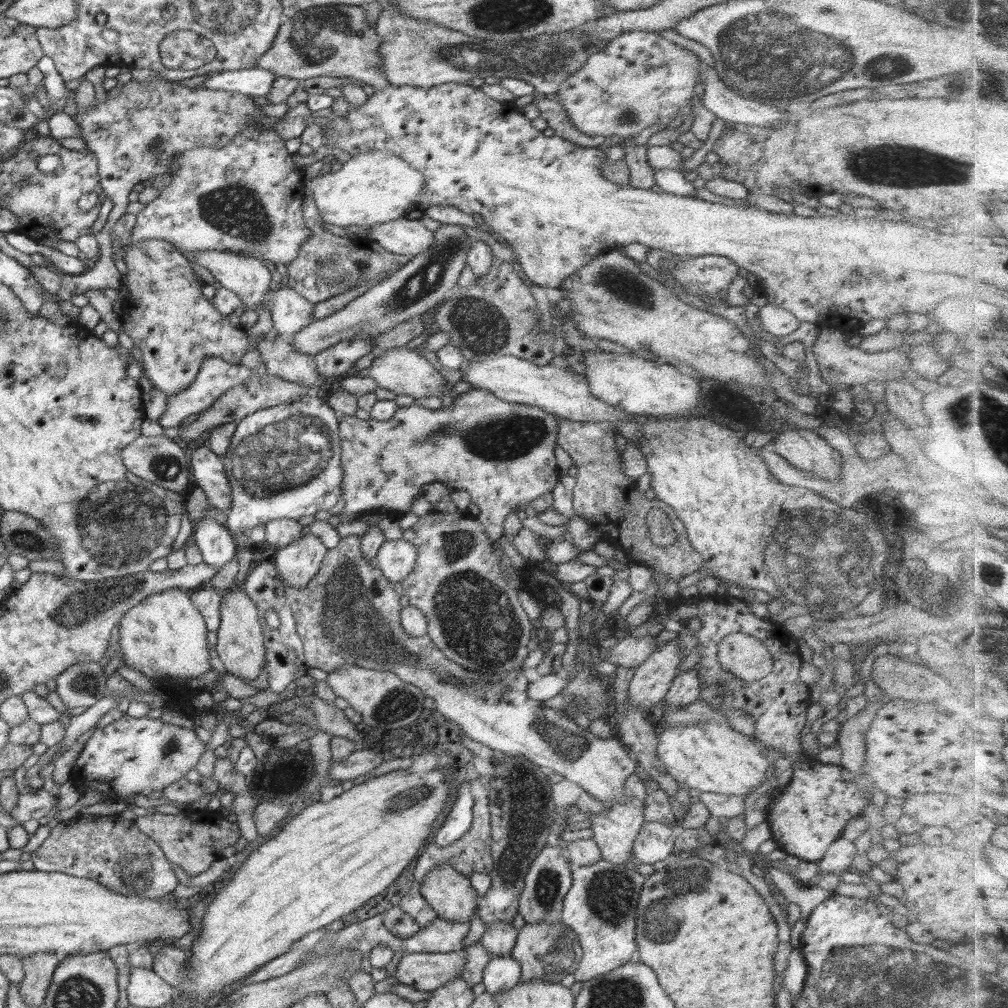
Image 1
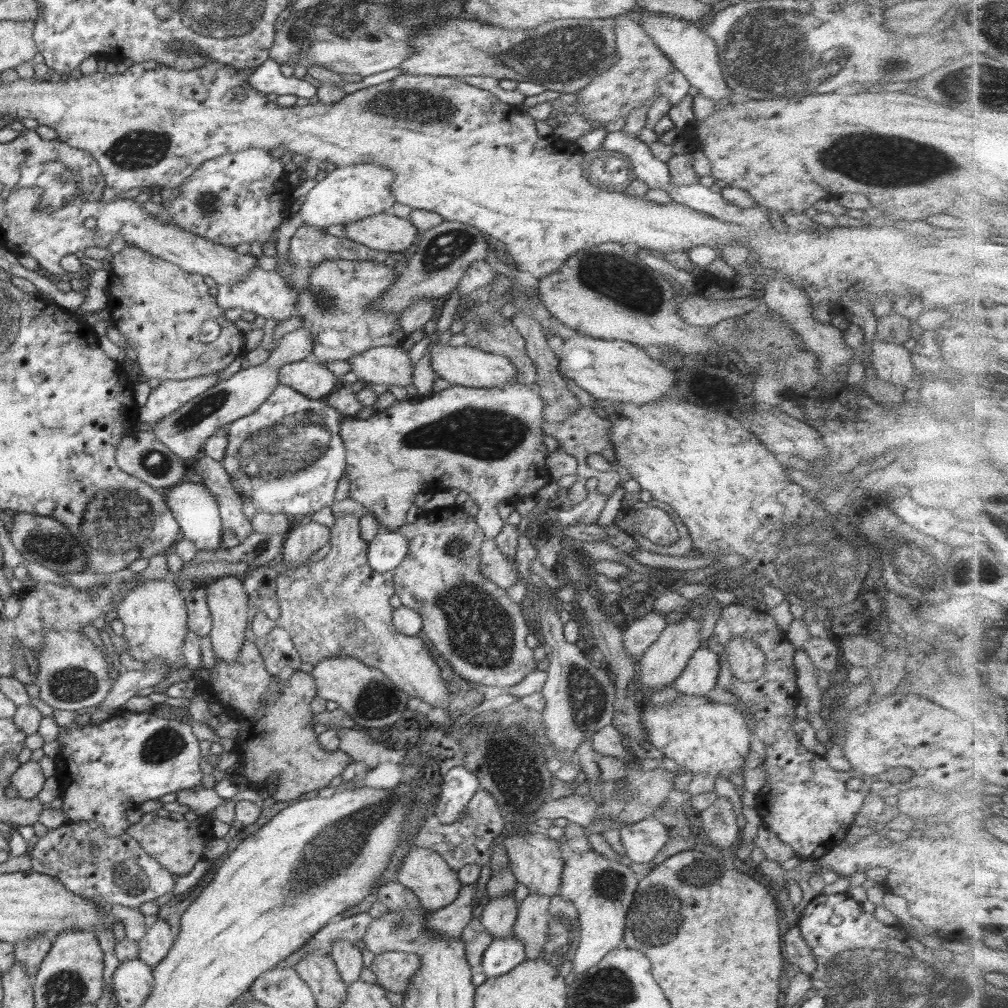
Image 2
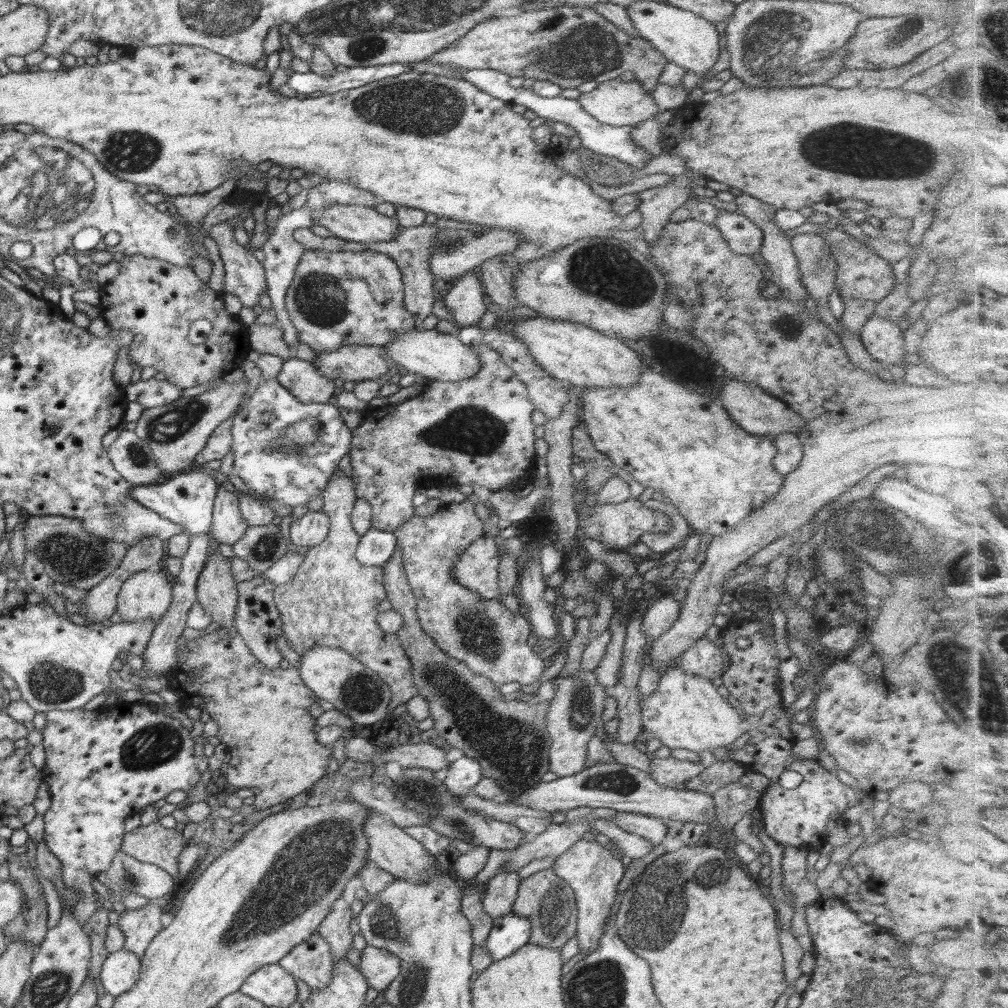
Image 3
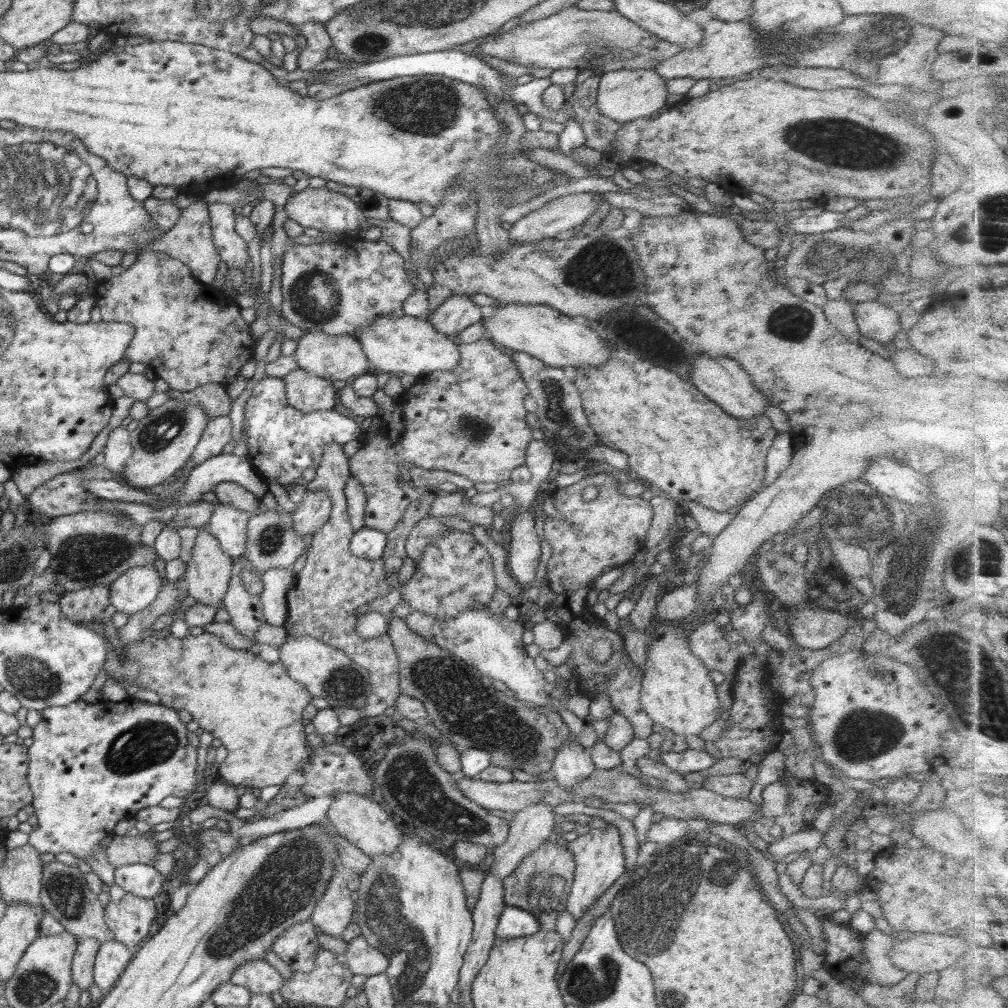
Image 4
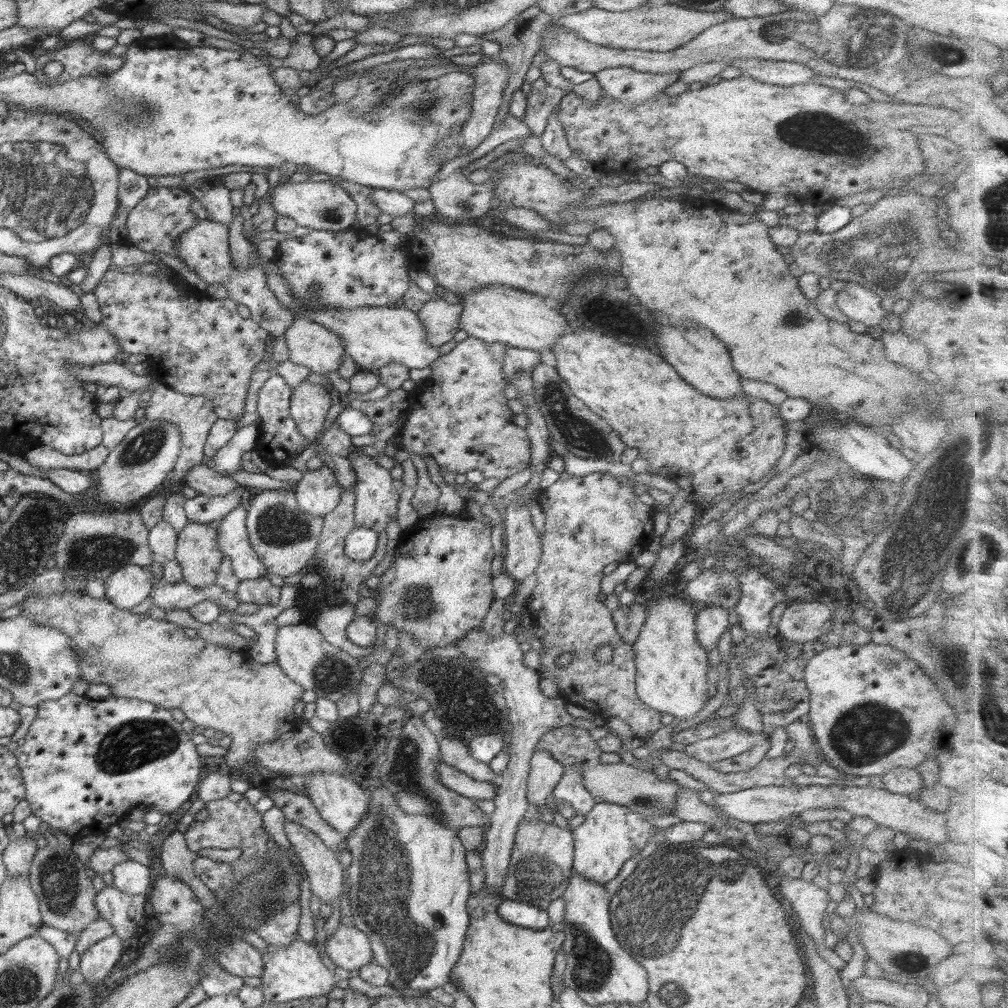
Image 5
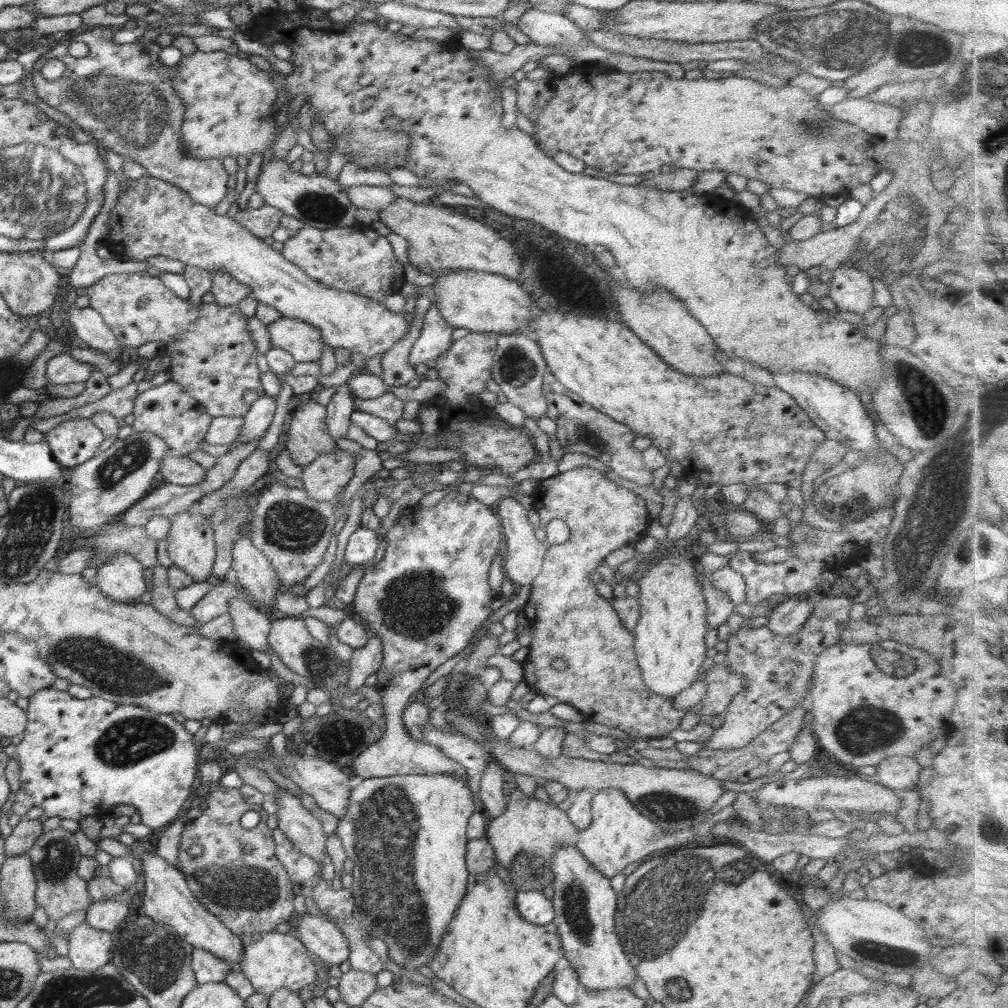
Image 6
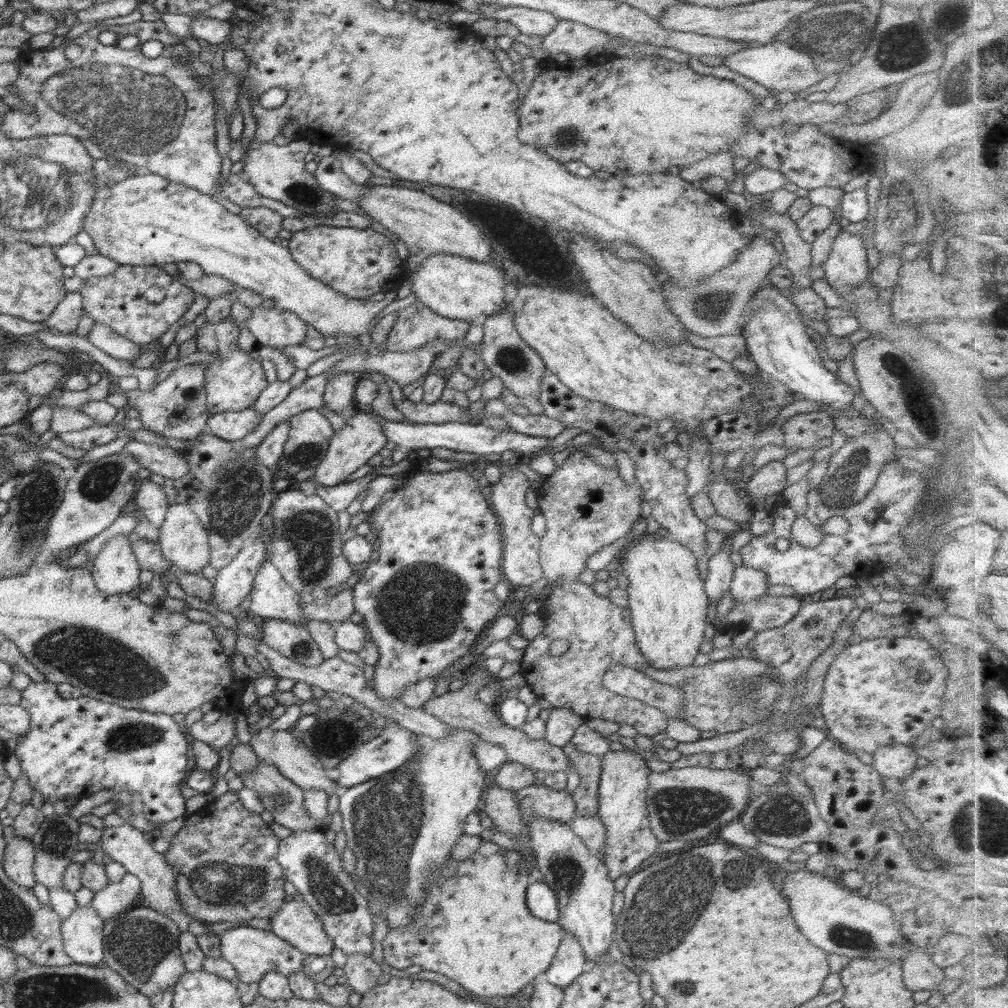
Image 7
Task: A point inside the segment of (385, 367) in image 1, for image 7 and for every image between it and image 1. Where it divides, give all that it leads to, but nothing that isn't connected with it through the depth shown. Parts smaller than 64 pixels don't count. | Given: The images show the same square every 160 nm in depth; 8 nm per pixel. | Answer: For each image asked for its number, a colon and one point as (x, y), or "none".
2: (390, 365)
3: (356, 362)
4: (338, 357)
5: (311, 345)
6: (304, 341)
7: (277, 328)

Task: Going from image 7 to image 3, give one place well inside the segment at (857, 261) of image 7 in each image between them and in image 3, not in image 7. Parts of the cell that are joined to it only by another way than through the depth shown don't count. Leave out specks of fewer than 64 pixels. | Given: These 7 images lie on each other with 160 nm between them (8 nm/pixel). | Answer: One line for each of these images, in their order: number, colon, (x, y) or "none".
3: (883, 339)
4: (878, 322)
5: (857, 302)
6: (851, 290)

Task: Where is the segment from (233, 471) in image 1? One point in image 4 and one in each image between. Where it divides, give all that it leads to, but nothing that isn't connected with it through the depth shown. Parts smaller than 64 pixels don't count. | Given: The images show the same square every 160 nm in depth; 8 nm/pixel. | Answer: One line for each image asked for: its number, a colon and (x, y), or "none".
2: (287, 457)
3: (285, 450)
4: (286, 445)

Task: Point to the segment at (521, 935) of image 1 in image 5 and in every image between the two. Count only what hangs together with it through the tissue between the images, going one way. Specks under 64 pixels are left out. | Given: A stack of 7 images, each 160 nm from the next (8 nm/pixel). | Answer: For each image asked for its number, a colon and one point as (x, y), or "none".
2: (549, 927)
3: (544, 898)
4: (541, 884)
5: (541, 862)

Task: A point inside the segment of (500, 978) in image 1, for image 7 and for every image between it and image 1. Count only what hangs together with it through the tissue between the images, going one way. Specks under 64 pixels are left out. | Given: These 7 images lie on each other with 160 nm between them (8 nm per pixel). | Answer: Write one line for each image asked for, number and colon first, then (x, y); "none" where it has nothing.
2: (503, 955)
3: (510, 932)
4: (513, 922)
5: (521, 914)
6: (533, 906)
7: (542, 901)

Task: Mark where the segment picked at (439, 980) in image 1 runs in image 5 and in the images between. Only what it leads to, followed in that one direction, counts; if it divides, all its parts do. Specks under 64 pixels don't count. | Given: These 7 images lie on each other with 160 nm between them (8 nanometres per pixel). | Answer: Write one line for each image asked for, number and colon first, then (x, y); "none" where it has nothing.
2: (394, 970)
3: (379, 968)
4: (362, 959)
5: (348, 947)

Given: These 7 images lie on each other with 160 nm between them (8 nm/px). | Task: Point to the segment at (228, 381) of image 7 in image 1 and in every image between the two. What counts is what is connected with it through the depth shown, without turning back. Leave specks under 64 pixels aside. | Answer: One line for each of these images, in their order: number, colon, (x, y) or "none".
1: (176, 327)
2: (159, 308)
3: (155, 301)
4: (189, 333)
5: (196, 345)
6: (213, 358)

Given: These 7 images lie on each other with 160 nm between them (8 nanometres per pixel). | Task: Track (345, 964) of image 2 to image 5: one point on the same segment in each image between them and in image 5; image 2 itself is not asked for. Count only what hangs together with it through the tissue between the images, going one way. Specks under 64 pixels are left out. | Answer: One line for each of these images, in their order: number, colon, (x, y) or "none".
3: (335, 928)
4: (332, 913)
5: (325, 873)

